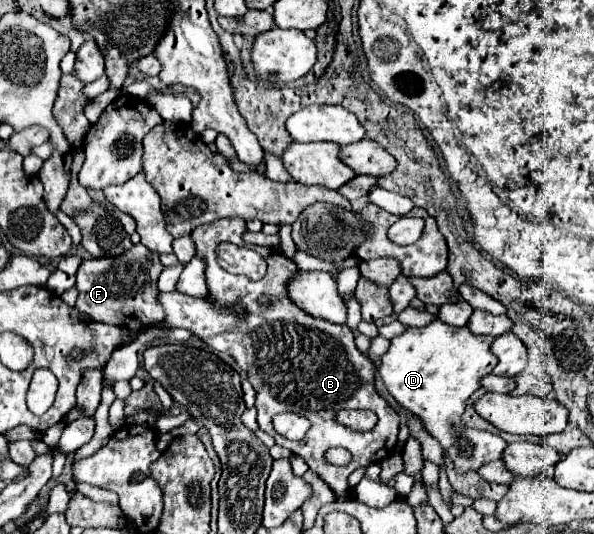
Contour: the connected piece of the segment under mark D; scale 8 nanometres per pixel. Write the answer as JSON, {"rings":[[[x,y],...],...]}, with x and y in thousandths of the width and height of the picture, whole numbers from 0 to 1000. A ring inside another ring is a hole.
{"rings":[[[731,597],[717,612],[690,612],[663,631],[636,687],[657,740],[714,788],[717,807],[744,833],[771,886],[805,882],[811,871],[842,860],[852,837],[852,826],[838,815],[778,800],[778,740],[795,740],[808,725],[808,710],[825,702],[835,684],[825,657],[828,639],[825,627],[798,627],[788,612],[758,612]]]}

